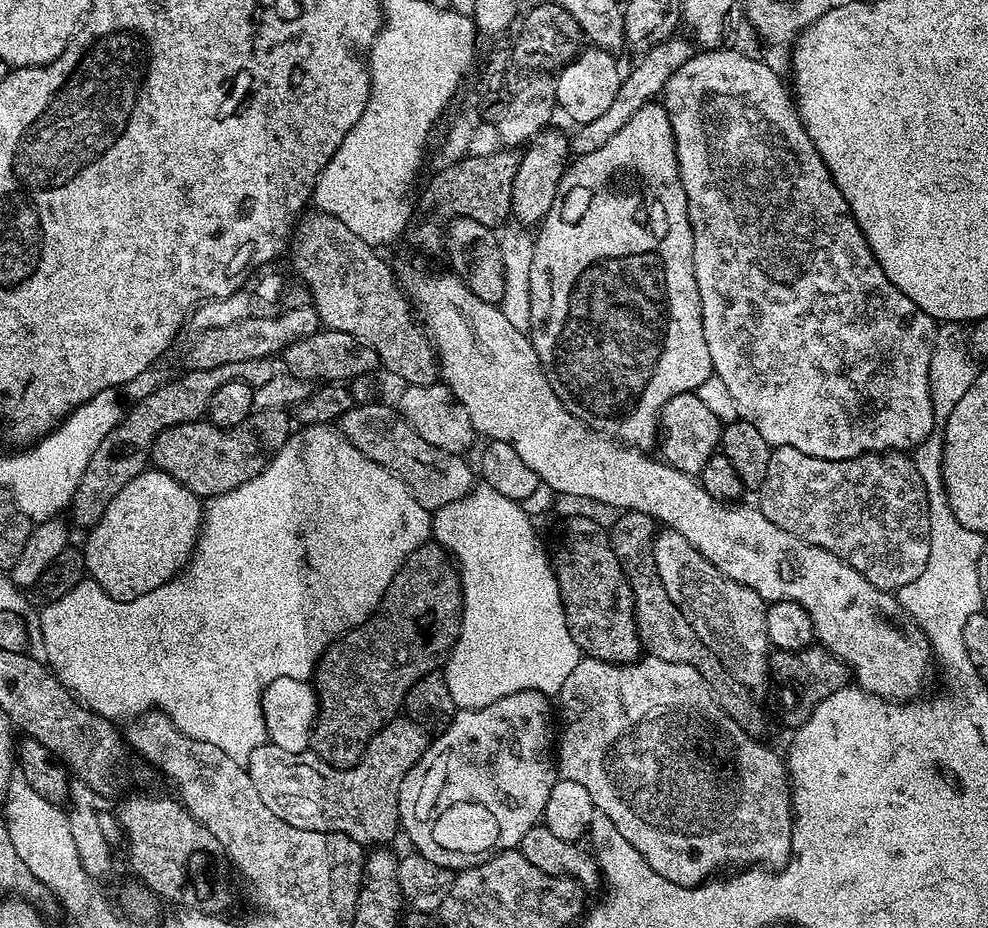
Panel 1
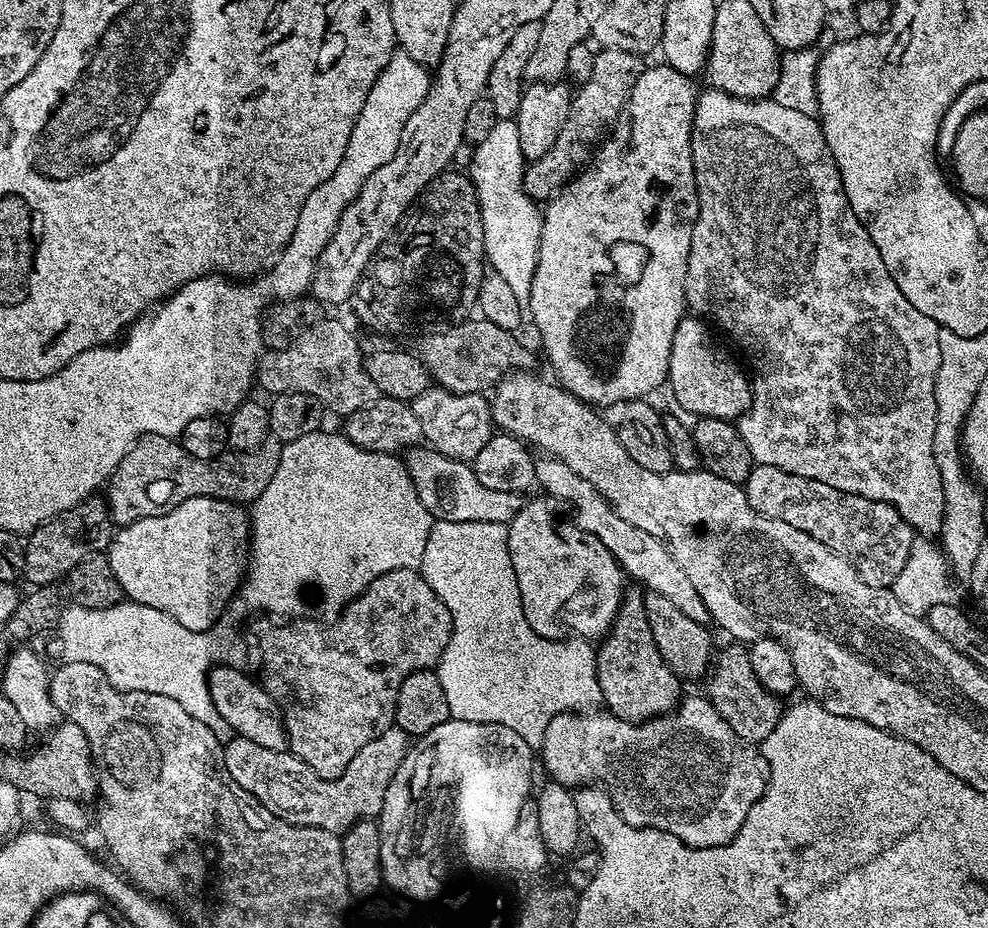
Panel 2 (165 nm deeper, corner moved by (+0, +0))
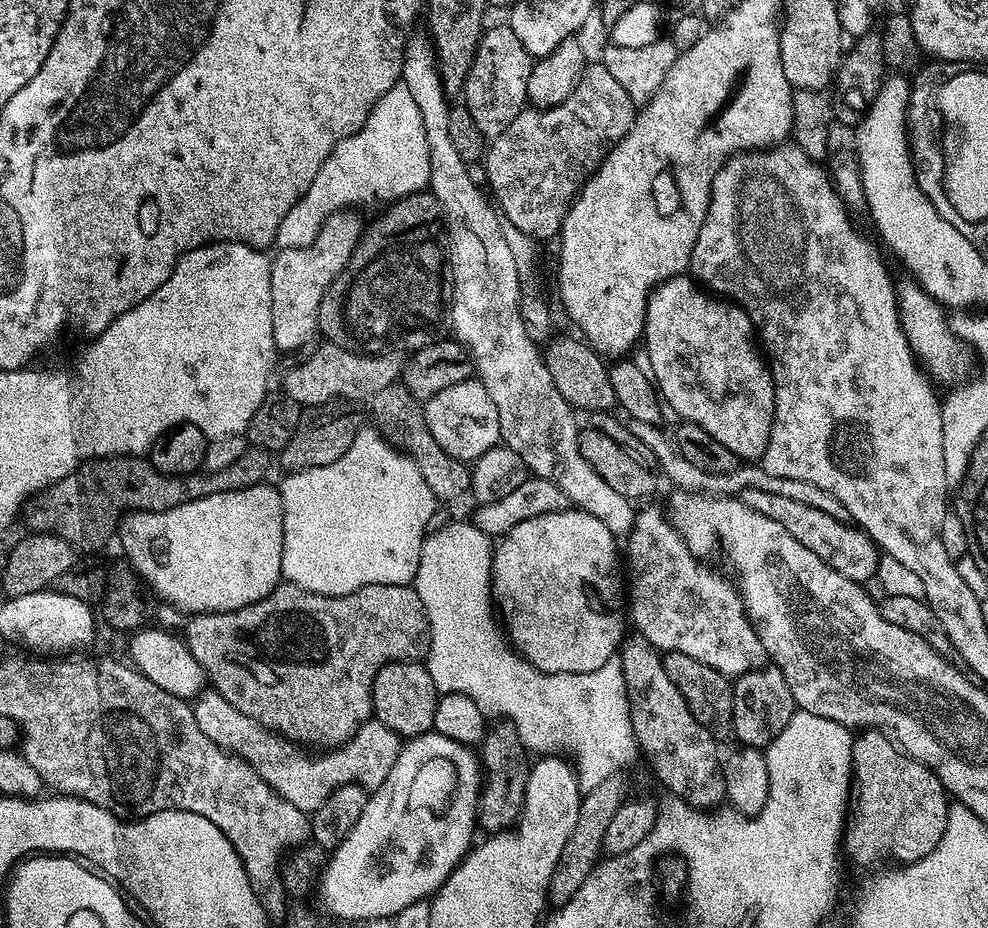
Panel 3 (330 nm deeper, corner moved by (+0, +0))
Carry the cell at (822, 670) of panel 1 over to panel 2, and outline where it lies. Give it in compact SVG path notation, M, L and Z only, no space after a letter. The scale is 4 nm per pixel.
M729 643L729 648L719 649L714 660L714 671L707 677L706 695L732 730L750 744L759 745L778 726L782 715L781 697L767 692L754 674L748 648L743 643Z

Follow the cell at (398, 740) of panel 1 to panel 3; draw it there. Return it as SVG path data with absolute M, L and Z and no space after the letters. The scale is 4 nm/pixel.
M205 690L195 697L192 713L198 722L198 730L202 730L210 742L242 758L282 799L309 814L317 812L322 802L326 802L326 798L330 798L330 794L344 784L360 784L366 790L380 788L390 770L394 770L394 762L402 747L401 737L390 730L390 726L373 718L335 750L313 754L254 722L254 718L246 718L242 710L230 706L230 702L214 690Z

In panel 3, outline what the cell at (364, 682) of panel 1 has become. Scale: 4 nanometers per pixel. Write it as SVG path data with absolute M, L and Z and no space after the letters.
M281 582L266 598L254 602L250 606L242 606L238 610L229 612L201 612L193 615L192 620L182 631L182 639L188 645L190 654L198 658L198 662L204 667L207 681L230 706L242 710L246 718L254 718L262 726L266 726L272 732L286 740L291 740L301 746L311 746L316 750L332 750L344 744L355 734L366 721L373 719L372 714L372 687L374 678L382 666L392 664L396 660L423 661L428 655L428 619L426 610L422 606L422 598L418 598L415 587L407 584L371 584L362 586L345 596L323 596L317 592L308 592L305 588L299 588L297 584Z

